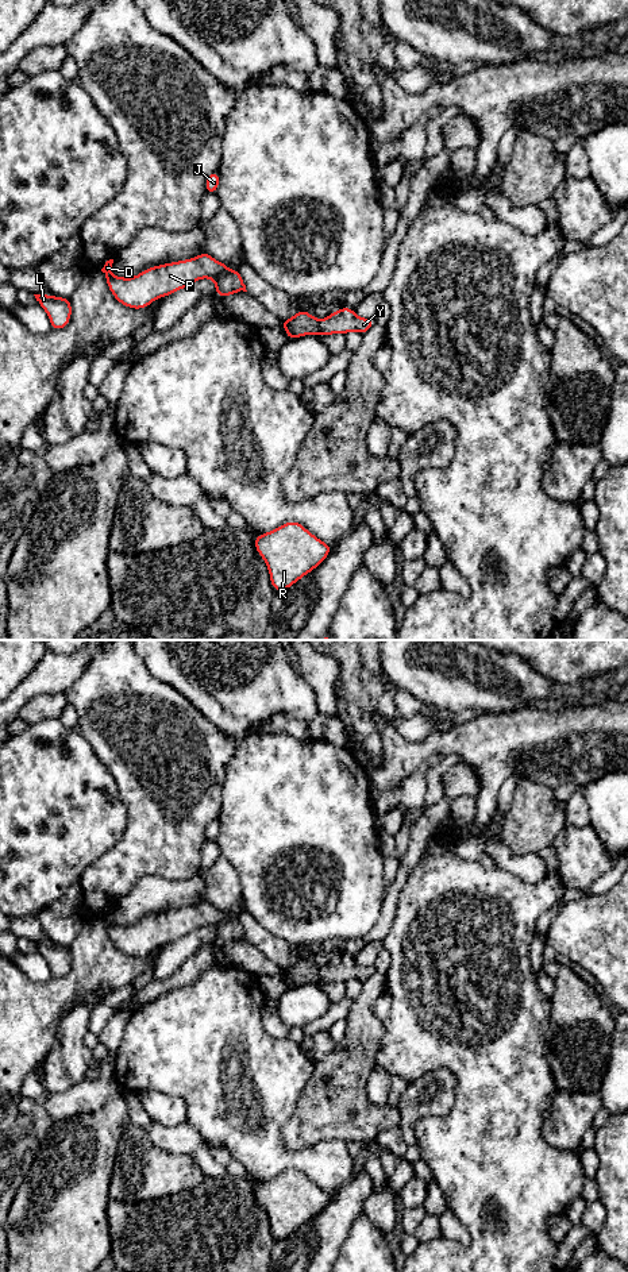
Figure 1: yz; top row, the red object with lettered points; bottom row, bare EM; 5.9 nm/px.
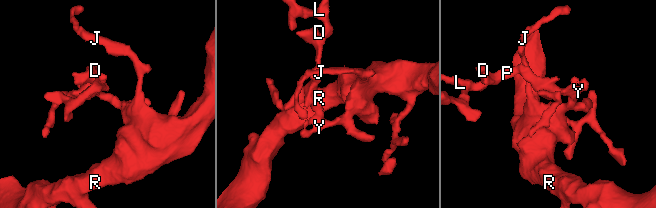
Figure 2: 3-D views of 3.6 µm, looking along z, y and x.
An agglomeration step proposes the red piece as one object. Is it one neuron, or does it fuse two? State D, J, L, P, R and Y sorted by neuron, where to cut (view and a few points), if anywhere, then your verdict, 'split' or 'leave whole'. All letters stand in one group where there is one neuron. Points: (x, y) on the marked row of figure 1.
D L P / J R Y; cut in yz along (320, 320), (319, 332); split

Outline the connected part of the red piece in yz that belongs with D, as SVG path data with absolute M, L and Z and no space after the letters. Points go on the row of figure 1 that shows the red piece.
M207 251L196 258L149 267L131 278L111 274L112 263L113 259L109 259L101 269L107 285L117 302L132 309L143 309L154 300L181 290L201 278L215 281L215 293L219 297L247 292L239 270L228 270L227 263L216 261Z

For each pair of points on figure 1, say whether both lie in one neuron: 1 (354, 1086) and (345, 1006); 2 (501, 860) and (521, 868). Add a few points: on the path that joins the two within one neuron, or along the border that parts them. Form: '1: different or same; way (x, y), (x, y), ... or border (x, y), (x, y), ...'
1: different; border (354, 1001), (346, 1018)
2: same; way (507, 860), (516, 864)

